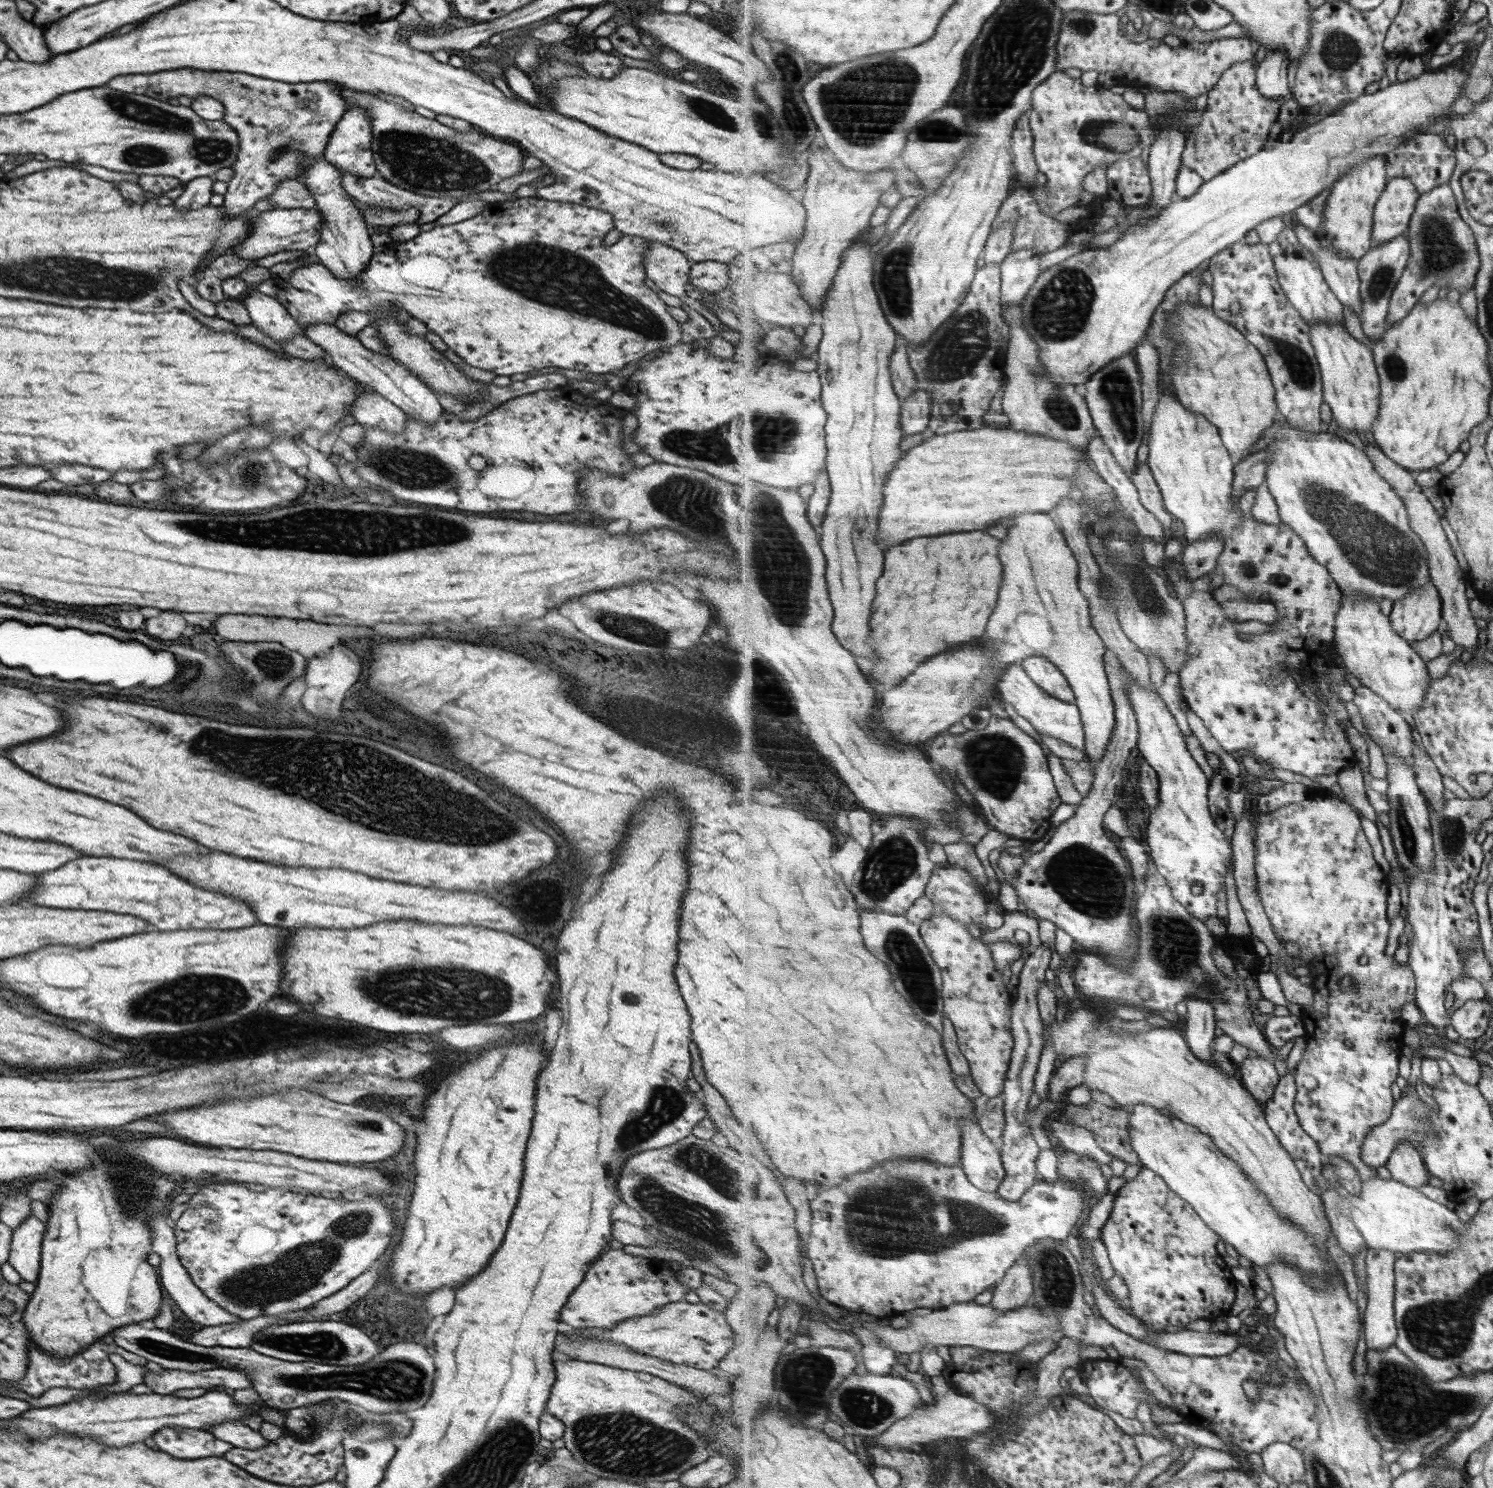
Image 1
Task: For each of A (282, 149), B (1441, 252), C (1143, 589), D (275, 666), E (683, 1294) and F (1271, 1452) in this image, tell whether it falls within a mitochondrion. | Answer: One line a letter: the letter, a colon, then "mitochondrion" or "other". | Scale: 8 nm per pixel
A: mitochondrion
B: mitochondrion
C: mitochondrion
D: mitochondrion
E: other
F: other

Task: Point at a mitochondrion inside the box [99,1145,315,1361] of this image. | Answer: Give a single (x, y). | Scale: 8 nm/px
(133, 1202)

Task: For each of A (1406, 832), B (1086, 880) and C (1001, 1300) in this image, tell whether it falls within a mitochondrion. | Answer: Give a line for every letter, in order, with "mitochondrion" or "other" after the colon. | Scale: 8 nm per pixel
A: mitochondrion
B: mitochondrion
C: other

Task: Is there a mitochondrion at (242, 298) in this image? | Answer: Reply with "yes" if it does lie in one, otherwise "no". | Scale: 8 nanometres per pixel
no

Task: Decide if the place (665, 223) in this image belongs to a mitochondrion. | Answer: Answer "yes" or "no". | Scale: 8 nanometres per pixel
yes

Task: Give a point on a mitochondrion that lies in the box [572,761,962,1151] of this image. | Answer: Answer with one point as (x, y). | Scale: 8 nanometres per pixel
(895, 860)

